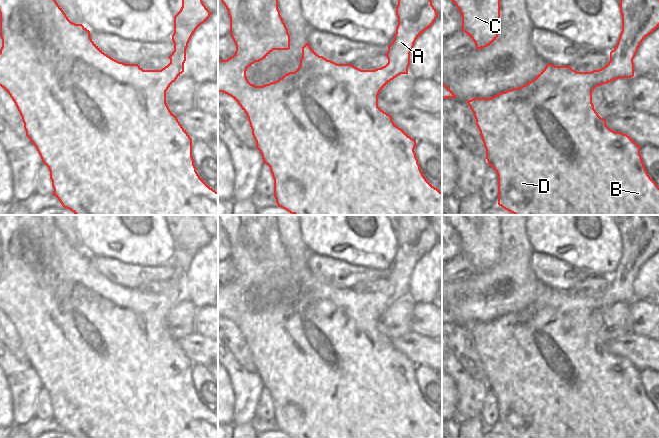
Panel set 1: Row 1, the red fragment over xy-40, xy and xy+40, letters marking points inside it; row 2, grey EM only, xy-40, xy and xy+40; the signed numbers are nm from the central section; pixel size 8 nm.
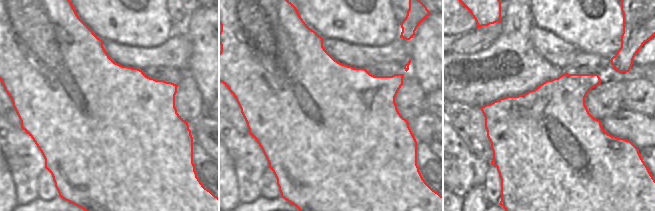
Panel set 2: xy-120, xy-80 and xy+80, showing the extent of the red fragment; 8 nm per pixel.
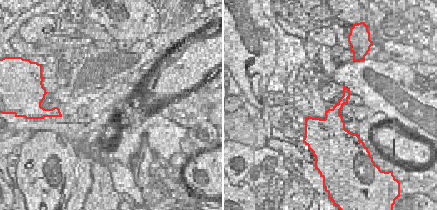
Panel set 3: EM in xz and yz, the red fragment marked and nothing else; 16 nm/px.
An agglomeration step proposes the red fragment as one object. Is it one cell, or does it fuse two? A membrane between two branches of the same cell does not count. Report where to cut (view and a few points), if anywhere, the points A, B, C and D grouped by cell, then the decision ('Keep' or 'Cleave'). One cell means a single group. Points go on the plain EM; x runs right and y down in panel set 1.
No split. Groups: A B C D. Keep.

